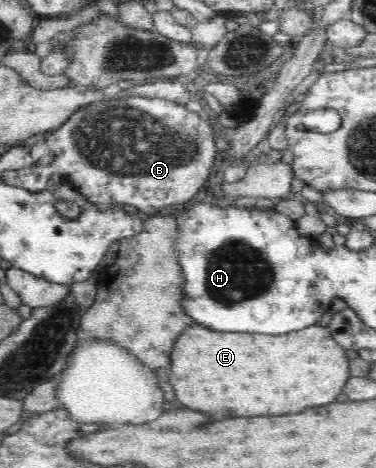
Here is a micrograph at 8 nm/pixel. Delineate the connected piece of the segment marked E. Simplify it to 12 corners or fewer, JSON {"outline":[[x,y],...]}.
{"outline":[[189,326],[177,400],[213,420],[335,402],[352,353],[329,328]]}

